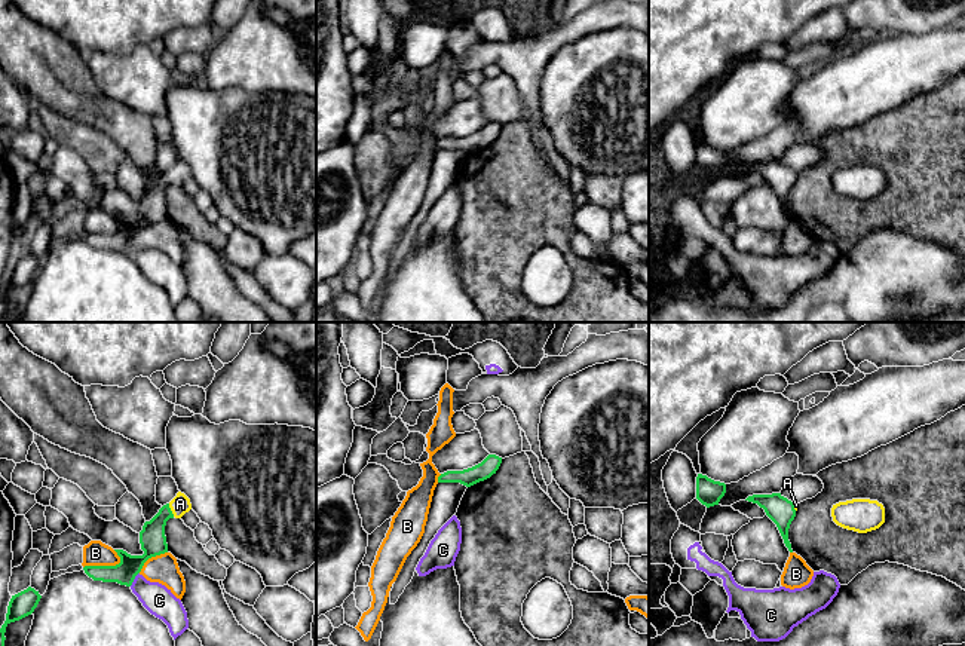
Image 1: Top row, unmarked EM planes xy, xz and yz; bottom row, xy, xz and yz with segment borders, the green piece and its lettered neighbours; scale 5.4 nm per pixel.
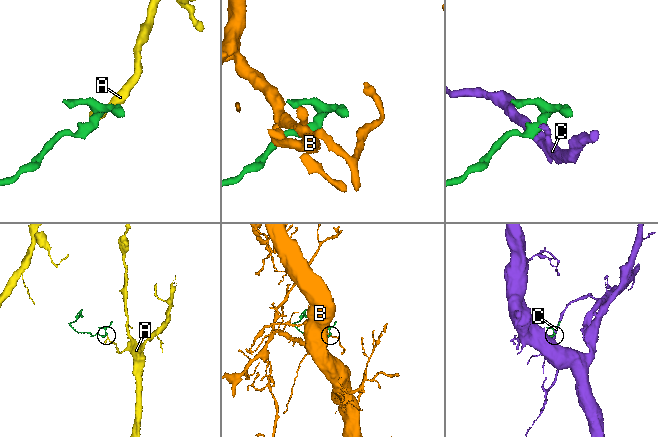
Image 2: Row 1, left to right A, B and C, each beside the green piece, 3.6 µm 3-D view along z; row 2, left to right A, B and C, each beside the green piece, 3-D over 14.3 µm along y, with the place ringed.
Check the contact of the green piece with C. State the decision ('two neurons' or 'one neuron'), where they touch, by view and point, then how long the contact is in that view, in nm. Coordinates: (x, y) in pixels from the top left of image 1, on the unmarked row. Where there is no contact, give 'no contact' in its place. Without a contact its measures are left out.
two neurons; meets green in xy at (134, 245); contact 90 nm long

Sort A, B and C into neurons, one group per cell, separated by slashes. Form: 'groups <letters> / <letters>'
groups A / B / C

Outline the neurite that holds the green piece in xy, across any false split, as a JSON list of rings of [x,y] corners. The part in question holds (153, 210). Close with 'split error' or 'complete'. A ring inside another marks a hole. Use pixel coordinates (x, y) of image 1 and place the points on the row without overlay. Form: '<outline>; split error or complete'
[[[178,159],[177,163],[169,171],[163,172],[150,189],[144,190],[143,198],[140,199],[140,211],[144,218],[143,223],[131,223],[123,217],[114,217],[120,224],[119,232],[85,233],[85,241],[94,248],[117,249],[131,254],[148,226],[168,220],[165,203],[166,189],[174,184],[181,186],[190,177],[190,166]]]; split error

